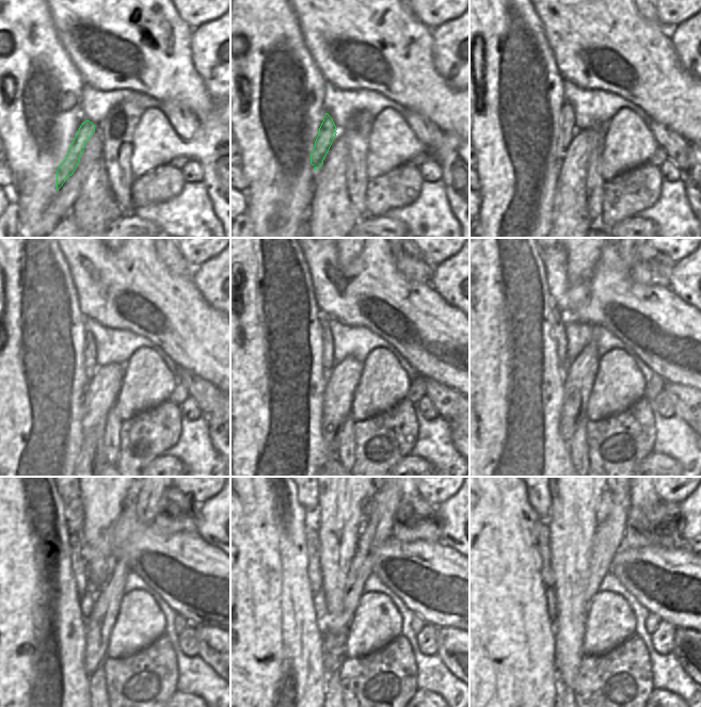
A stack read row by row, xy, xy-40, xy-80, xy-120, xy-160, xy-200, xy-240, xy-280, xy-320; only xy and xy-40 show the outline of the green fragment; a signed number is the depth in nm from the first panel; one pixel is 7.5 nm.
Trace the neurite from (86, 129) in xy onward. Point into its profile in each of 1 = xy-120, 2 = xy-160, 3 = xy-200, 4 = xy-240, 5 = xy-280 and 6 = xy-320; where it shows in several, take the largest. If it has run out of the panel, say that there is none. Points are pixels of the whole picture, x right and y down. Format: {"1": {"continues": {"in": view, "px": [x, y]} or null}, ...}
{"1": {"continues": {"in": "xy-120", "px": [90, 350]}}, "2": {"continues": {"in": "xy-160", "px": [329, 363]}}, "3": {"continues": {"in": "xy-200", "px": [559, 326]}}, "4": {"continues": {"in": "xy-240", "px": [78, 564]}}, "5": {"continues": {"in": "xy-280", "px": [313, 545]}}, "6": {"continues": {"in": "xy-320", "px": [542, 528]}}}

